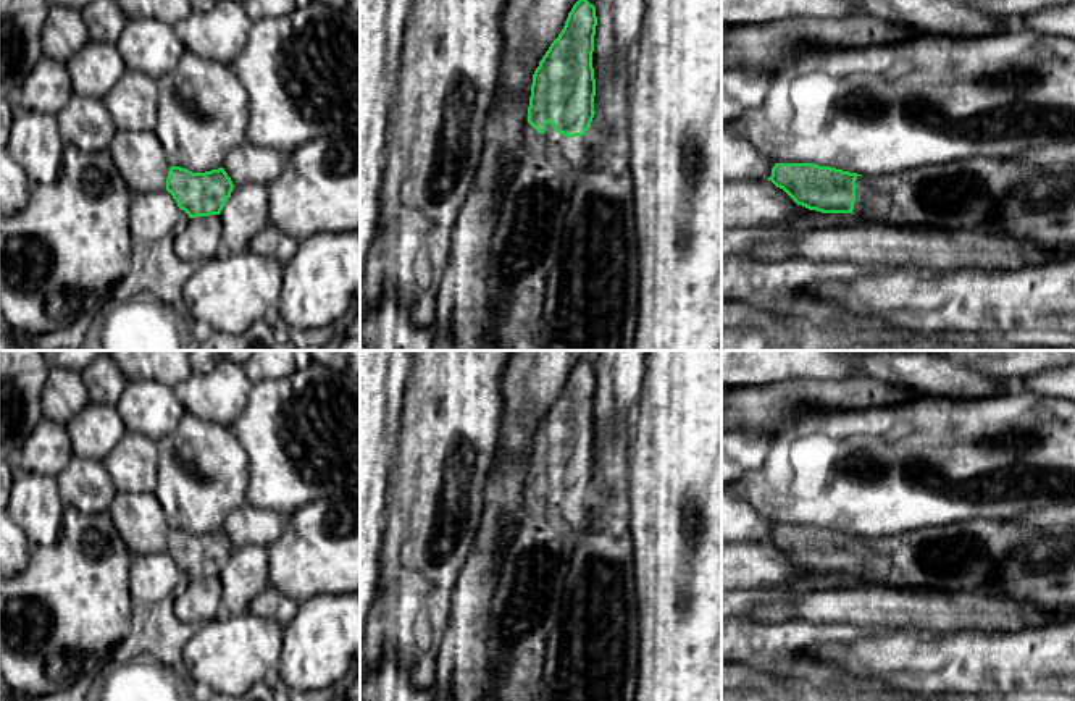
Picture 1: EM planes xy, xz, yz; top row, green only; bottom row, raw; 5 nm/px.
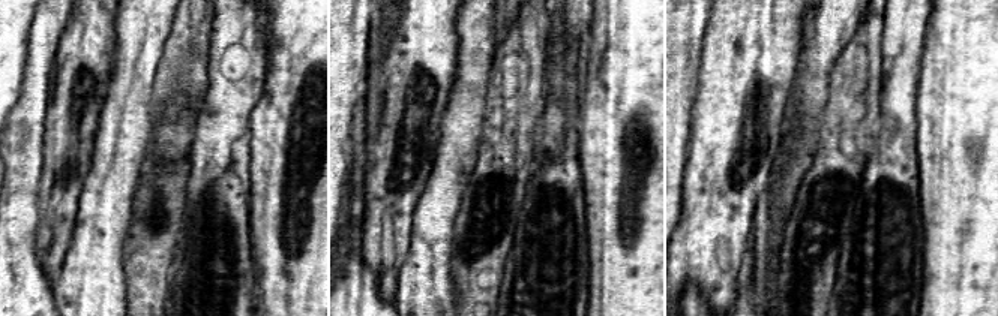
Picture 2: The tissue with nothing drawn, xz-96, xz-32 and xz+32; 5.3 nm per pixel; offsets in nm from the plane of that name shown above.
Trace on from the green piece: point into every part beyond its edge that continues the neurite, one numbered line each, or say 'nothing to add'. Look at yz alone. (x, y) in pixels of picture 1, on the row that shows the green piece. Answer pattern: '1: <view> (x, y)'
1: yz (957, 196)

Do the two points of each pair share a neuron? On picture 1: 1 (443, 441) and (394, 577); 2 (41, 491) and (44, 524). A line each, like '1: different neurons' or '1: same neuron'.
1: same neuron
2: same neuron

